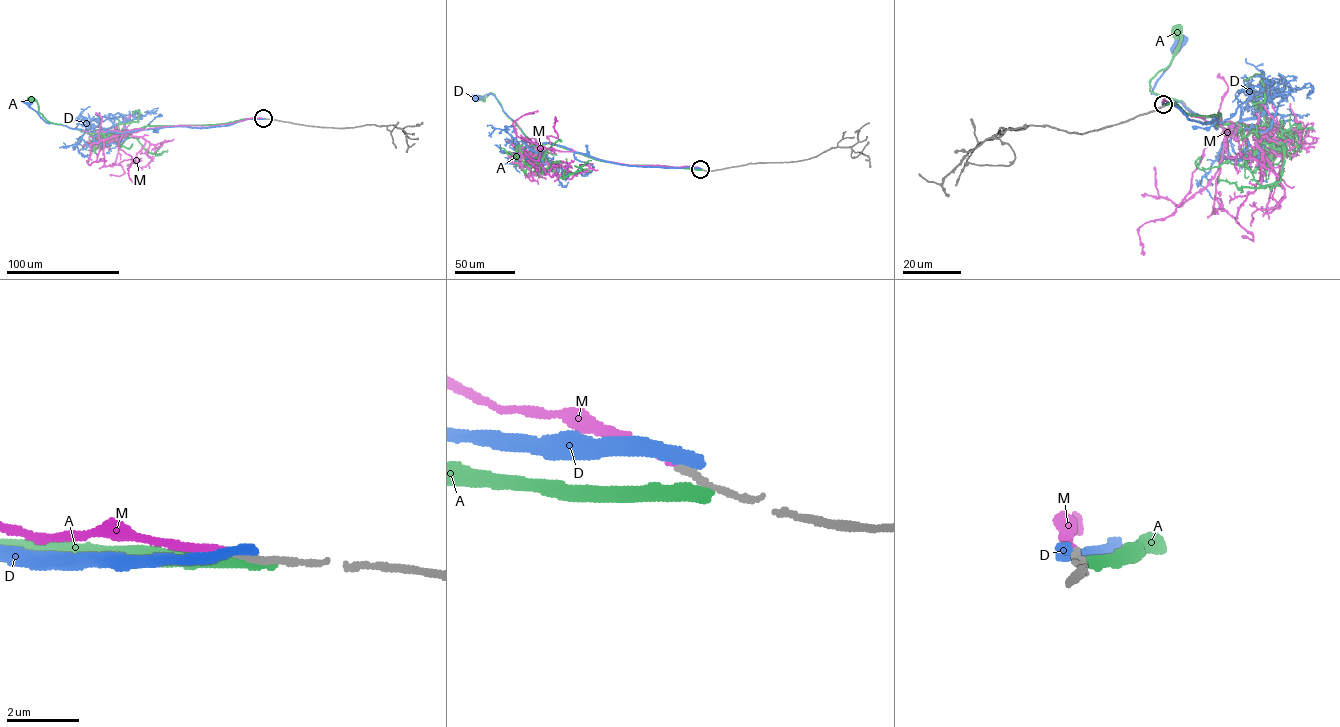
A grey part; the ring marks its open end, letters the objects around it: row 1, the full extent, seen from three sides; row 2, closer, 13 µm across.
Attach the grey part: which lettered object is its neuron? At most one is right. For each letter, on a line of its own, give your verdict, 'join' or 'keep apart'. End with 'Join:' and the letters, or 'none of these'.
A: keep apart
D: keep apart
M: join
Join: M

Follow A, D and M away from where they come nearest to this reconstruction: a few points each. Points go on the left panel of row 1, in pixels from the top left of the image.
A: (264, 118), (216, 124), (150, 125), (99, 133), (50, 122), (32, 99)
D: (263, 118), (248, 118), (206, 127), (179, 126), (123, 132), (92, 132), (46, 122), (29, 103)
M: (263, 118), (253, 117), (216, 125), (102, 131), (144, 139), (134, 161), (143, 166)

